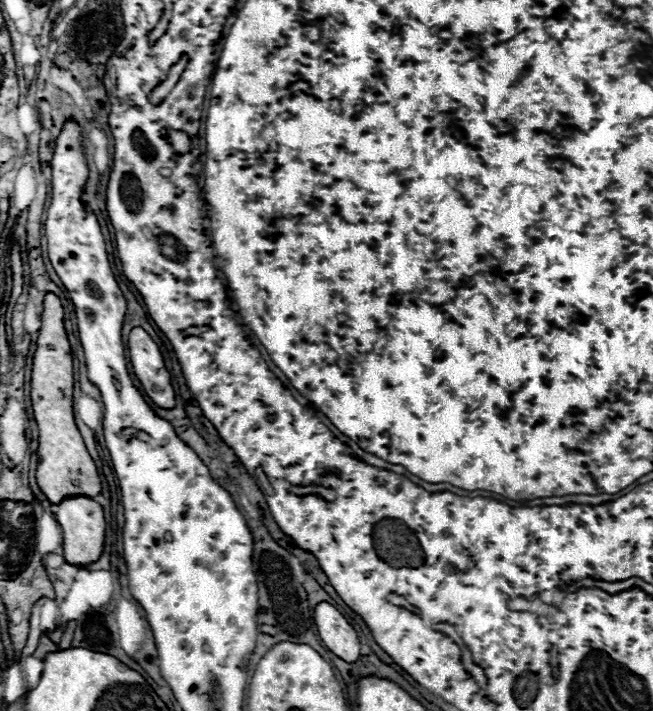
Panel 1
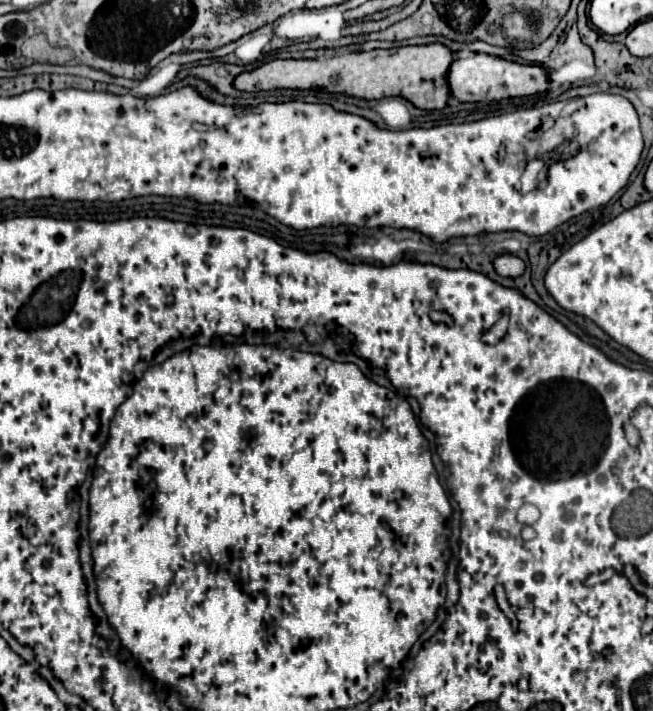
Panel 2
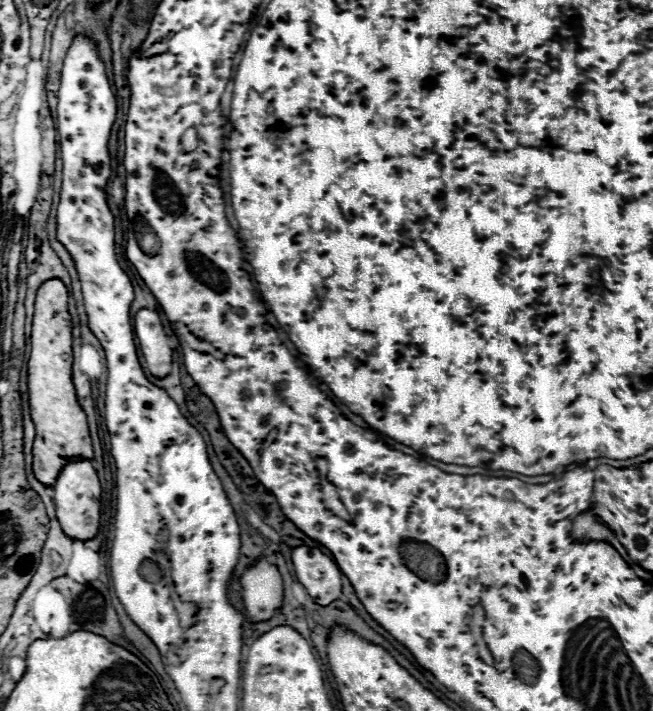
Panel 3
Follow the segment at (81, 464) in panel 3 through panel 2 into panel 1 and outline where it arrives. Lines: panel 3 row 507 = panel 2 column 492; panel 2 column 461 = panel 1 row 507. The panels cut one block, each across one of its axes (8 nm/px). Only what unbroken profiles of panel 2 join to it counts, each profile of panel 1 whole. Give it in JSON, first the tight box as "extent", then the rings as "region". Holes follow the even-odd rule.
{"extent":[52,496,106,566],"region":[[[86,496],[64,498],[60,504],[52,506],[52,514],[56,516],[62,534],[64,534],[64,560],[72,566],[88,566],[96,562],[104,552],[104,534],[106,534],[106,520],[102,506]]]}

